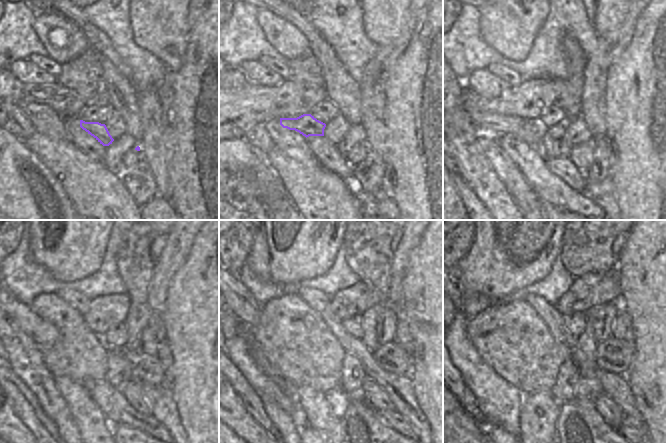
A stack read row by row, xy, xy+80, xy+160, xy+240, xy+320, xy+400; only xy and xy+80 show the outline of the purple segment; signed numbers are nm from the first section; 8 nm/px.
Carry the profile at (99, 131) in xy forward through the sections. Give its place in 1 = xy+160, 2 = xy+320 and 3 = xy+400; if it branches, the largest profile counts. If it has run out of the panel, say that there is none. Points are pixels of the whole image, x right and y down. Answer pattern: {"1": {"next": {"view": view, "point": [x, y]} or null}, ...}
{"1": {"next": {"view": "xy+160", "point": [497, 123]}}, "2": {"next": {"view": "xy+320", "point": [241, 305]}}, "3": {"next": {"view": "xy+400", "point": [463, 287]}}}

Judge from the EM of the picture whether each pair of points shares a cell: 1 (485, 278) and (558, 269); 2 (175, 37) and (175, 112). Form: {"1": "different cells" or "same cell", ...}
{"1": "different cells", "2": "different cells"}

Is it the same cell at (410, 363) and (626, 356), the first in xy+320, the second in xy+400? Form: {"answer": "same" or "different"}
{"answer": "different"}

